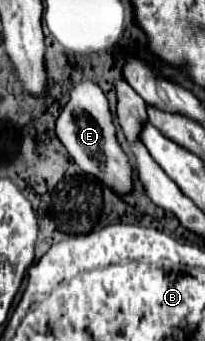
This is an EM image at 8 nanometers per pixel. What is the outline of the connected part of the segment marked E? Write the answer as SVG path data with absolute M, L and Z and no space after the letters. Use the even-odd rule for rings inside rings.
M93 79L81 81L71 89L71 97L57 119L57 137L61 139L61 143L65 145L65 149L83 173L97 177L117 197L129 195L133 191L131 161L117 139L117 127L113 121L109 101Z

